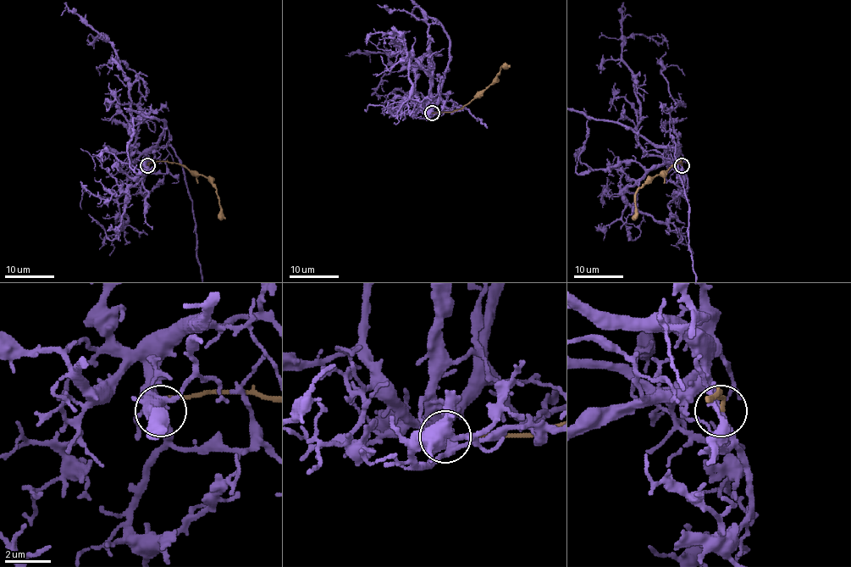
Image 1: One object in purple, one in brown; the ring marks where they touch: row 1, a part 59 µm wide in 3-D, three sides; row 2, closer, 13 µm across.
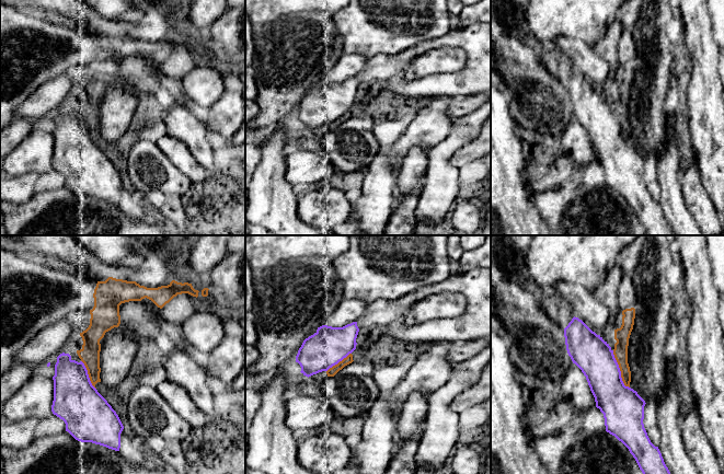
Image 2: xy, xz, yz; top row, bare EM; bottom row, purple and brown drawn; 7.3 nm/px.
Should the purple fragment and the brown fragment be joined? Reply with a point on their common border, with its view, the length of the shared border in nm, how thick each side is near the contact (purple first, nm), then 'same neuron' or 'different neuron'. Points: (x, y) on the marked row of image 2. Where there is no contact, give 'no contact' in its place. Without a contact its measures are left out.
yz (619, 370) | 300 nm | 280/110 nm | different neuron

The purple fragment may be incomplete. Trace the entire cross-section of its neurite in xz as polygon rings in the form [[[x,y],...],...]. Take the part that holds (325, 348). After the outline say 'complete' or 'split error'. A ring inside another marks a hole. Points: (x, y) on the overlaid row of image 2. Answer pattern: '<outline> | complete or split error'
[[[357,322],[343,327],[318,327],[313,335],[303,340],[296,356],[300,372],[309,378],[337,365],[356,349],[358,332]]] | complete

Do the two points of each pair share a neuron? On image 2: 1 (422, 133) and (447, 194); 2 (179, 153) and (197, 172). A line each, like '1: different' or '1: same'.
1: different
2: same

